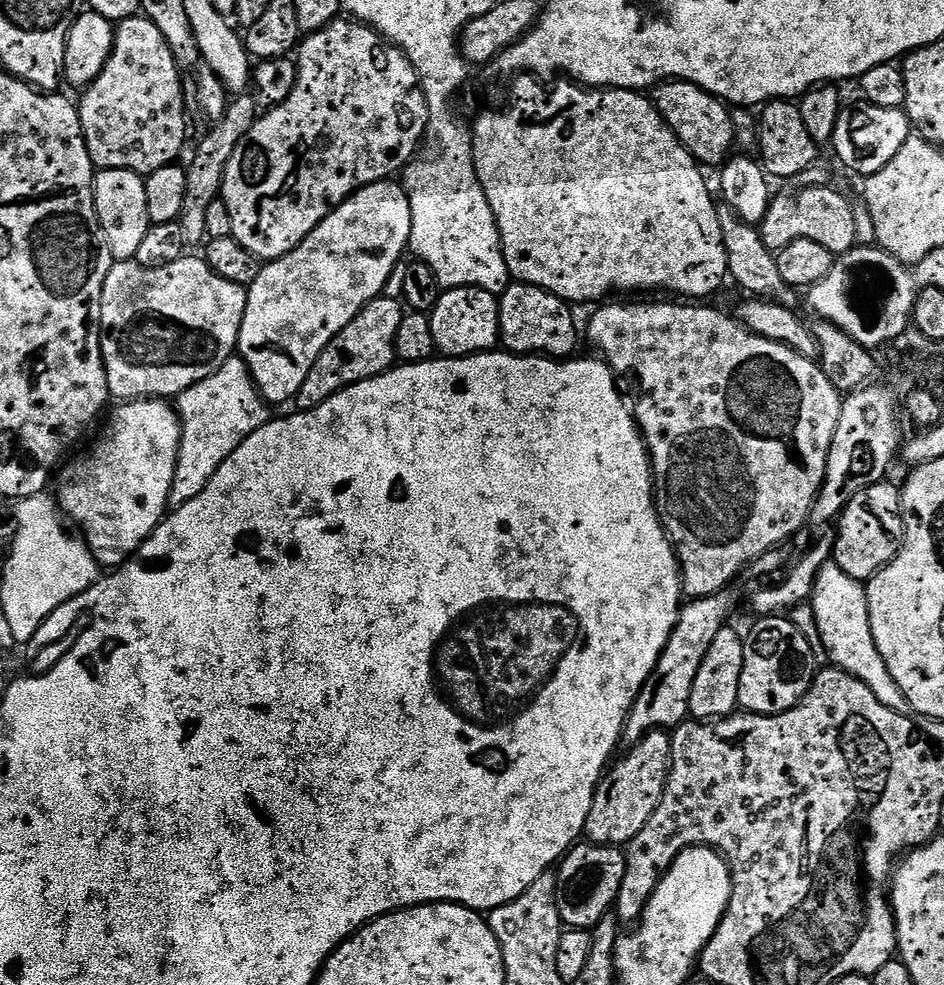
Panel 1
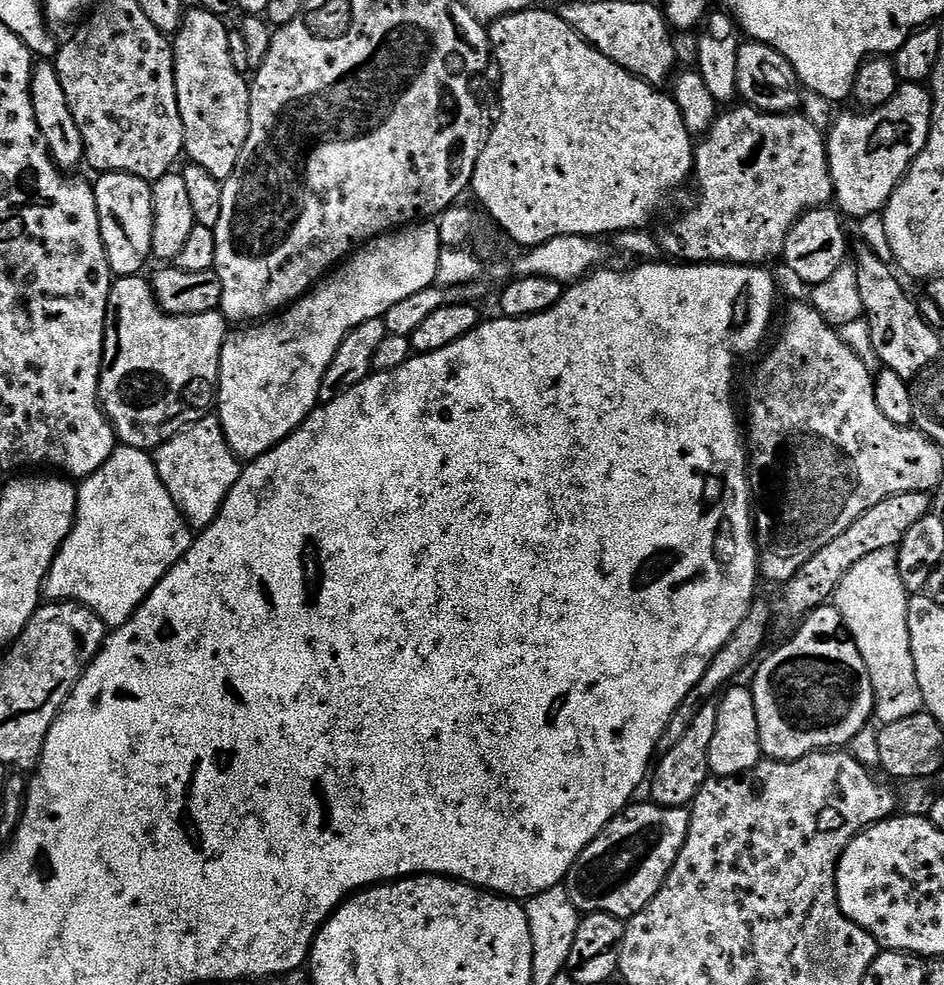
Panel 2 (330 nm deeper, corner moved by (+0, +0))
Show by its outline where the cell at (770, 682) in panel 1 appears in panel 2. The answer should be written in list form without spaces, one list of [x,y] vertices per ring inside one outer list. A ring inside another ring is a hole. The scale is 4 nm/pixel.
[[[835,606],[816,608],[789,636],[792,637],[777,652],[759,661],[760,669],[750,681],[754,706],[758,710],[760,750],[770,760],[801,760],[811,752],[843,749],[869,724],[876,710],[872,683],[865,678],[868,675],[866,662],[862,662],[858,646],[846,634],[844,619]]]

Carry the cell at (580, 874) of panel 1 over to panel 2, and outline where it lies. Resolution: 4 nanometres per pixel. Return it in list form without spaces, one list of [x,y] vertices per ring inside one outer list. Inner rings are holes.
[[[633,802],[629,804],[596,835],[594,842],[590,842],[590,846],[586,846],[586,850],[582,850],[582,854],[578,854],[574,866],[568,871],[566,887],[570,902],[581,914],[601,912],[621,918],[637,916],[666,882],[666,878],[686,842],[689,809],[687,807],[663,808],[655,802],[647,803]]]

